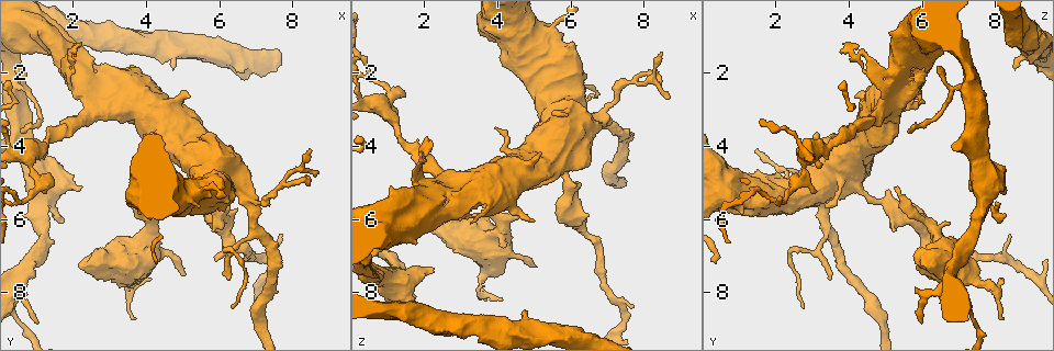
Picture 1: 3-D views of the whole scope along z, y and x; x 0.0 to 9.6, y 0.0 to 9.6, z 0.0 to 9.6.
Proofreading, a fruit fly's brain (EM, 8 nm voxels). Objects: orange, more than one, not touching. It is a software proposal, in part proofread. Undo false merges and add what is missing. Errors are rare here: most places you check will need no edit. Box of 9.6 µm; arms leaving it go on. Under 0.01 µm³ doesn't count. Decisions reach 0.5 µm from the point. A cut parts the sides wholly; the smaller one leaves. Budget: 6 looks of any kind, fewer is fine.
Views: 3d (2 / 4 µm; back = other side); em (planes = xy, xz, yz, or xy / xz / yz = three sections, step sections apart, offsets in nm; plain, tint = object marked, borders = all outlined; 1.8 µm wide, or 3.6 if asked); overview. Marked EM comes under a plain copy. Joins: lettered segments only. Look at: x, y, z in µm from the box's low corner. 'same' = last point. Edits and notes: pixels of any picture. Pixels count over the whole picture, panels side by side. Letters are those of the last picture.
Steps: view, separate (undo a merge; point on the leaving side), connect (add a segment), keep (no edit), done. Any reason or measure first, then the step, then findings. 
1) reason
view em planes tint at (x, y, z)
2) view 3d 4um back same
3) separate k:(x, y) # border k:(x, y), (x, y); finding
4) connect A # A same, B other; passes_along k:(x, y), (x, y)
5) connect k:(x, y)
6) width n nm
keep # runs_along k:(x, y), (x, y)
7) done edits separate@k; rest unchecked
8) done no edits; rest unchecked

side arm on a straight run
view em 3.6um xy step 4 borders at (0.65, 2.40, 6.95)

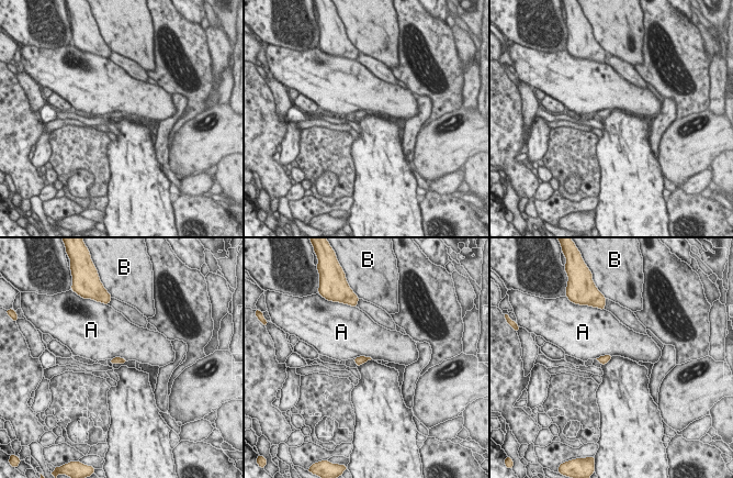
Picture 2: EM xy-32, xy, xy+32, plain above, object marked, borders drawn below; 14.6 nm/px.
view em 3.6um planes borders same

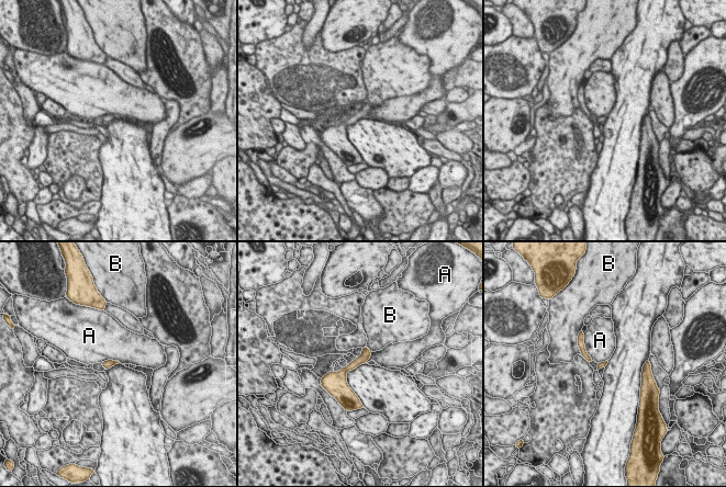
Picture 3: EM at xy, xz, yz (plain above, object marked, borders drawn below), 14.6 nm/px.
keep # A other, B other; border 3:(583, 335), (585, 351), (592, 360); all the same neuron

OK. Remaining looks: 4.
thin end
view 3d 2um at (3.80, 8.75, 8.25)

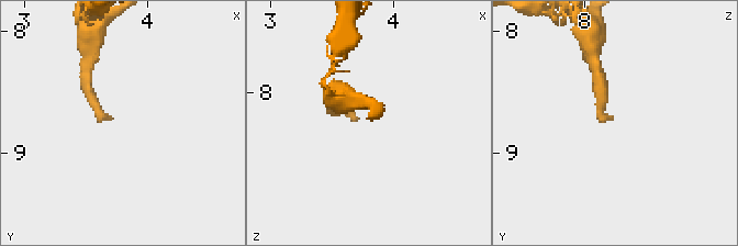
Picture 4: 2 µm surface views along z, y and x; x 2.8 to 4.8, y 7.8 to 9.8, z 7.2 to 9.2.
view em planes tint at (3.74, 8.70, 8.24)

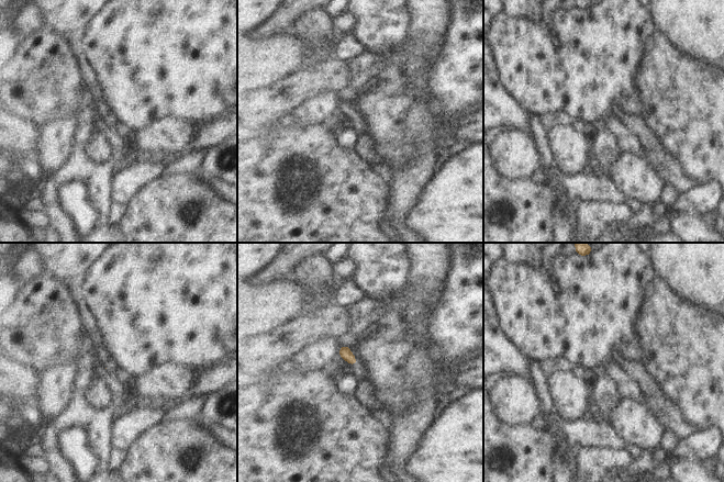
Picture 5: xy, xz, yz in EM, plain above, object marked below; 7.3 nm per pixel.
view em planes borders same

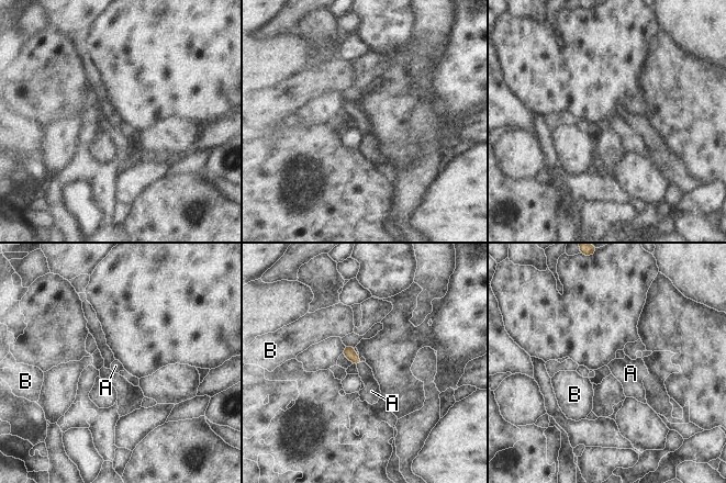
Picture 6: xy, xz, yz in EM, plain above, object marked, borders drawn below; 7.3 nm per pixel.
connect A # A same, B other; passes_along 6:(348, 351), (359, 363), (371, 391); the neuron continues

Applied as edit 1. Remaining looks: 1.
view em xz step 4 borders at (5.15, 2.60, 4.20)

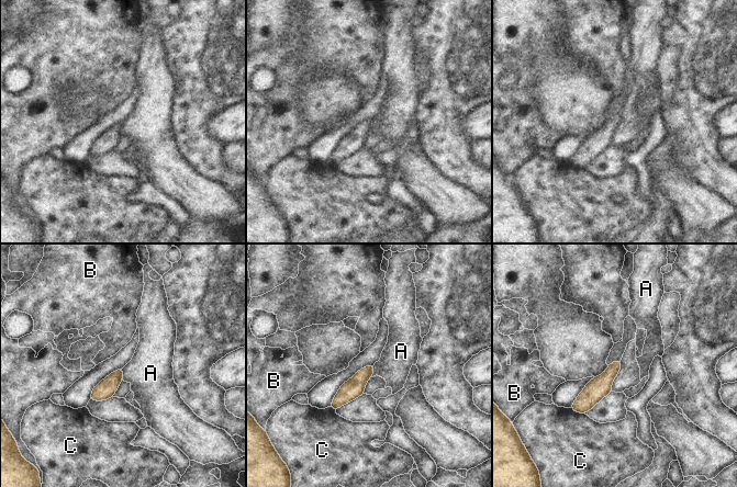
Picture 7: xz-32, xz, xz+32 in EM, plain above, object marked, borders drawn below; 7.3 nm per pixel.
keep # A other, B other, C other; runs_along 7:(618, 363), (607, 377), (574, 407); none of them fits

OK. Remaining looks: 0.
done edits connect@6; rest unchecked

